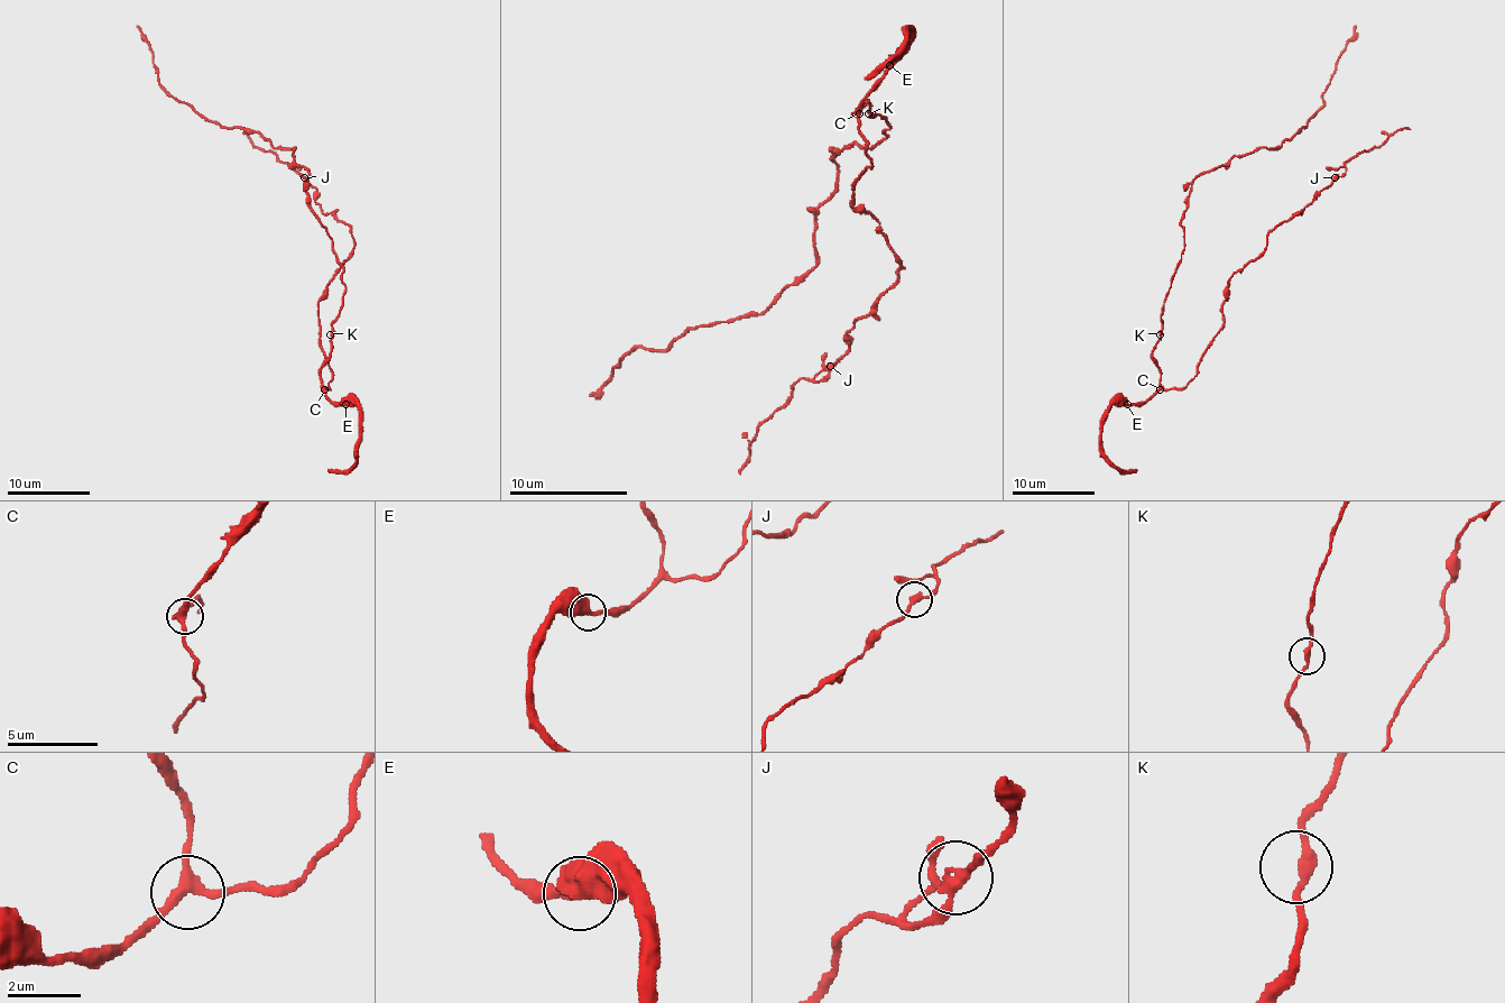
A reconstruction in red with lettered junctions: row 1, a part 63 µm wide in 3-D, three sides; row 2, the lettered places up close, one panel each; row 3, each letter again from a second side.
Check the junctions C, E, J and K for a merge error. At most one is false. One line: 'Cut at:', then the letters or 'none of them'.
Cut at: E

